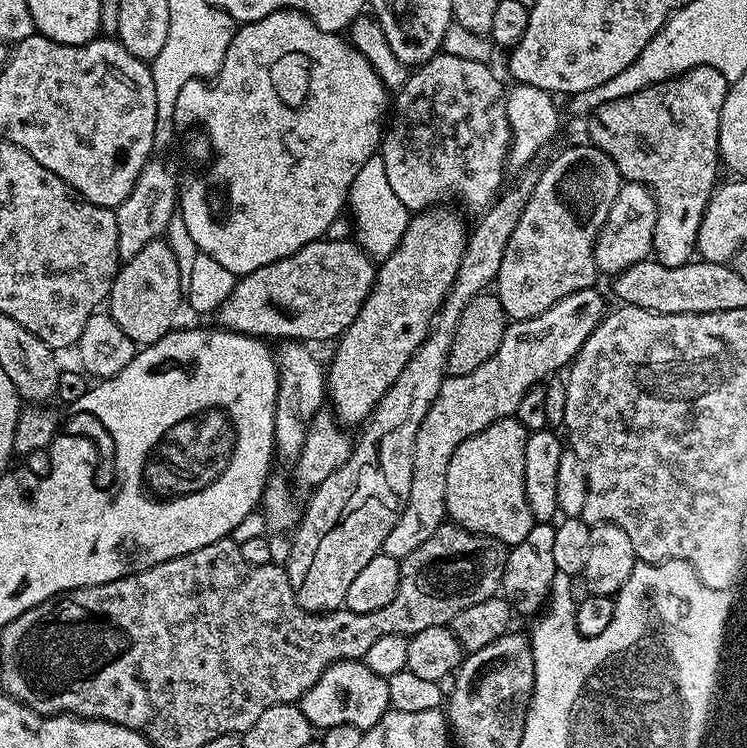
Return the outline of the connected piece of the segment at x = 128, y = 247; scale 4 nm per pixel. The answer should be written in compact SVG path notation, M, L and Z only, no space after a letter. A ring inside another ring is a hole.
M159 158L148 161L148 165L134 182L134 190L114 209L118 222L118 254L121 261L130 260L150 242L161 239L167 233L172 217L178 212L178 187L176 176Z

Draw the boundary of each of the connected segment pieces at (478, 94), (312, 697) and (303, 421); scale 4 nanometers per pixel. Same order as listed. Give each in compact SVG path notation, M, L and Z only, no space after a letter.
M445 51L431 56L425 64L419 65L409 75L407 82L397 91L394 96L394 115L387 125L386 131L382 137L382 143L378 149L378 155L386 166L386 178L390 181L390 186L394 189L394 194L402 201L402 206L406 206L409 213L415 214L425 212L426 209L433 206L443 205L448 202L451 196L458 196L468 208L480 208L484 210L491 205L505 187L504 172L508 163L508 151L512 145L512 135L510 134L510 118L506 118L506 84L503 84L498 77L490 70L491 67L482 61L470 61L468 58L455 57Z
M343 660L332 664L314 682L310 690L299 700L302 714L311 722L313 729L323 730L349 724L361 730L373 728L387 714L390 707L390 690L385 677L374 674L363 660Z
M289 340L279 345L275 353L276 366L280 369L280 385L276 399L276 448L279 459L294 462L299 459L306 434L321 415L320 407L326 404L326 372L316 361L307 343Z

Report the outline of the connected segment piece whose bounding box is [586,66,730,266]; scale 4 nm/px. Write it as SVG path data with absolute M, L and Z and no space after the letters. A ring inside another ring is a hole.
M710 66L691 68L683 76L664 80L617 100L608 100L587 117L587 139L602 149L618 166L621 177L634 184L645 184L656 200L656 225L652 250L662 266L682 266L693 259L696 239L712 193L718 187L716 171L721 171L720 111L726 102L730 82Z

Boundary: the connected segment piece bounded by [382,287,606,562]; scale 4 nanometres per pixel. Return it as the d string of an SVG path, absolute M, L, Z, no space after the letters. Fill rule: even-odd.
M595 287L583 288L534 318L511 321L498 350L489 360L482 362L478 370L470 370L470 374L461 376L445 375L438 398L434 398L426 418L422 418L422 426L418 426L408 505L394 530L386 534L383 555L404 561L445 523L446 466L450 466L450 454L454 454L466 438L486 430L486 426L507 416L515 416L522 398L526 398L531 388L544 382L540 380L546 379L551 372L571 365L586 338L590 338L606 315L604 296L596 291Z

